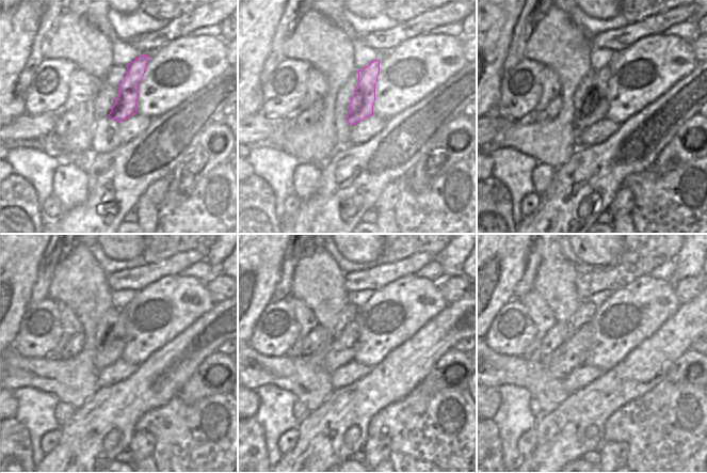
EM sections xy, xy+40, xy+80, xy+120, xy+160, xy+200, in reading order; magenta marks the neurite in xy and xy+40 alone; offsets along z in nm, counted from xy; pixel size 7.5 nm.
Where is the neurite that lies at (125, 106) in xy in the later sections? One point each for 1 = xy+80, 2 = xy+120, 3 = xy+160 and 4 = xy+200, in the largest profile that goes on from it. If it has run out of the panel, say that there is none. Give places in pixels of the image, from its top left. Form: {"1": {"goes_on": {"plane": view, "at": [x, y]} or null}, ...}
{"1": {"goes_on": {"plane": "xy+80", "at": [596, 106]}}, "2": {"goes_on": {"plane": "xy+120", "at": [113, 348]}}, "3": {"goes_on": {"plane": "xy+160", "at": [342, 350]}}, "4": {"goes_on": {"plane": "xy+200", "at": [573, 352]}}}

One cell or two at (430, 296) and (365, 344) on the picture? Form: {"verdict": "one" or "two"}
{"verdict": "one"}

